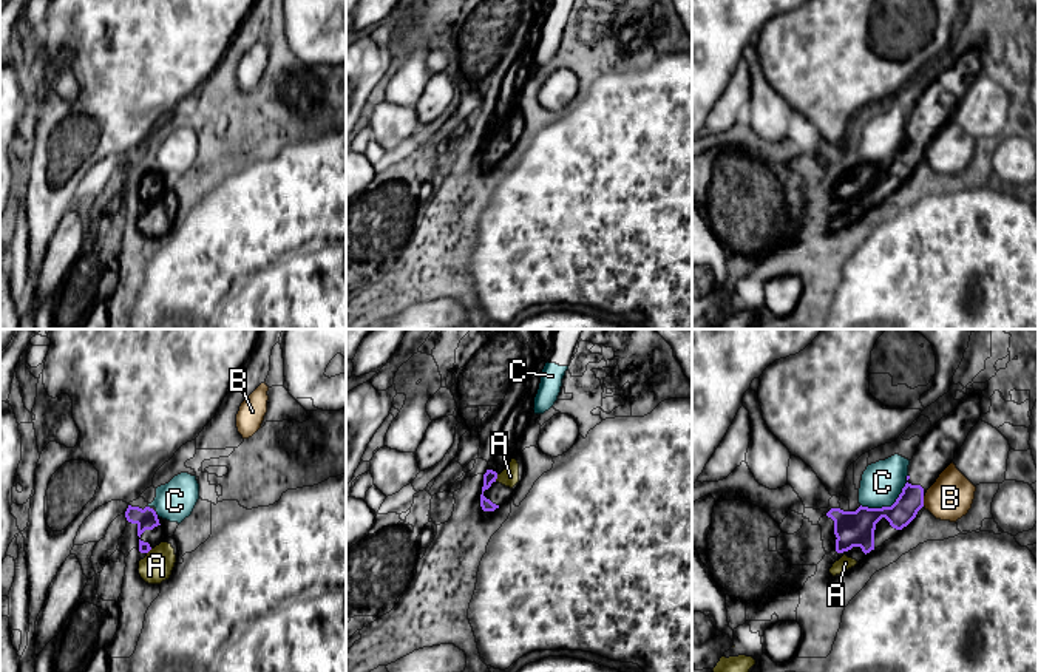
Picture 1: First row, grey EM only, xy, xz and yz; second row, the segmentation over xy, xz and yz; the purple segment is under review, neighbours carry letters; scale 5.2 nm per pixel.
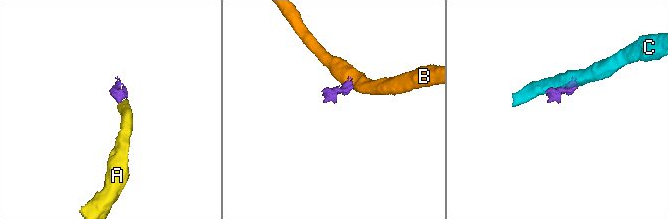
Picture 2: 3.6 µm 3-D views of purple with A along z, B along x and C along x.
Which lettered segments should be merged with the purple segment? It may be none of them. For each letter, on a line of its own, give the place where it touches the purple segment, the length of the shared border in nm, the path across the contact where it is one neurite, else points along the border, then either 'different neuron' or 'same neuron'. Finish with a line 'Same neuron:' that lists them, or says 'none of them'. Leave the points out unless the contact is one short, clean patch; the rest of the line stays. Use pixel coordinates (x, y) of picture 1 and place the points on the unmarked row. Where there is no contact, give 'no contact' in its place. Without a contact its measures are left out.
A: xz (496, 132) | 40 nm | across xz (490, 130), (496, 132), (510, 130) | same neuron
B: yz (922, 155) | 60 nm | along yz (922, 150), (924, 159) | different neuron
C: yz (887, 161) | 280 nm | different neuron
Same neuron: A

